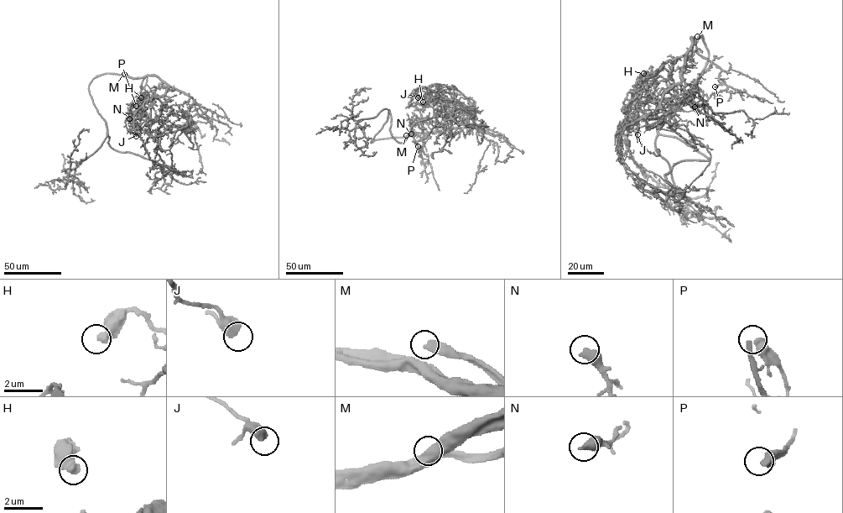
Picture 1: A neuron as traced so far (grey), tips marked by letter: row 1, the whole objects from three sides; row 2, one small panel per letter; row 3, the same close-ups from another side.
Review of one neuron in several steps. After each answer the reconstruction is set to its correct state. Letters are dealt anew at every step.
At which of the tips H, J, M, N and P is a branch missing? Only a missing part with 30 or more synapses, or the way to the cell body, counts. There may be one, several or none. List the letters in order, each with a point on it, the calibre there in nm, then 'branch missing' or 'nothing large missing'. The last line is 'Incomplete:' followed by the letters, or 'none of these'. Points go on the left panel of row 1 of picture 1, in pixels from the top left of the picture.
H: place (141, 97); calibre 480 nm; nothing large missing
J: place (136, 136); calibre 550 nm; nothing large missing
M: place (124, 74); calibre 240 nm; branch missing
N: place (129, 118); calibre 500 nm; nothing large missing
P: place (136, 106); calibre 480 nm; nothing large missing
Incomplete: M

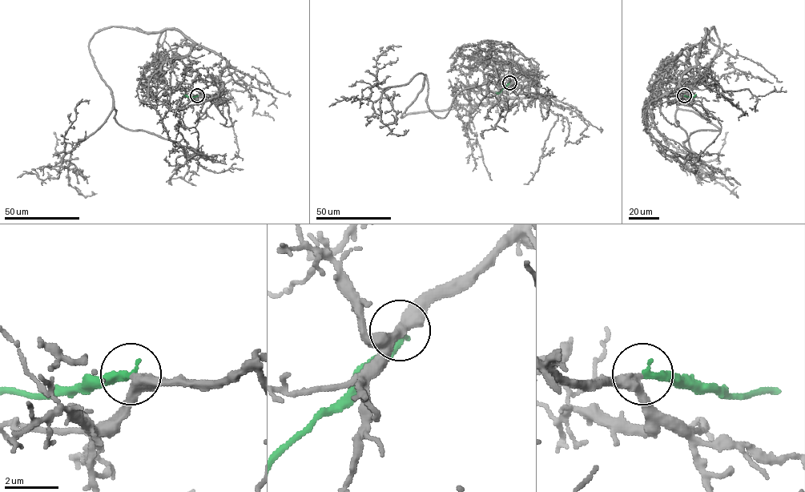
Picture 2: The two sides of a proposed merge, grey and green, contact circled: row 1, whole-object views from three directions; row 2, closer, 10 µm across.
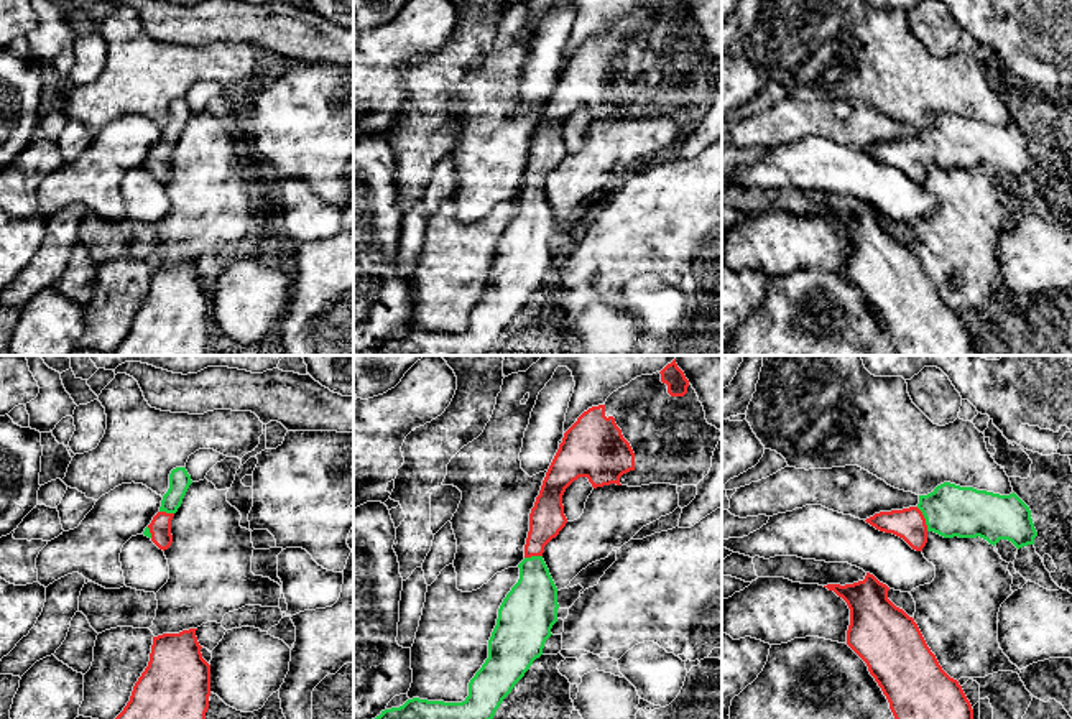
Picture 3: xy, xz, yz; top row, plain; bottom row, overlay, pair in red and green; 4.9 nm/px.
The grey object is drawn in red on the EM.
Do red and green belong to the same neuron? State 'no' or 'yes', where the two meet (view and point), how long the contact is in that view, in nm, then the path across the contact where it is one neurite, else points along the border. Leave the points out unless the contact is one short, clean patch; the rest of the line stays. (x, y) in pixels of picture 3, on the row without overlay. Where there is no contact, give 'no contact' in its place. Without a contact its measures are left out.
yes; meets red in yz at (924, 150); contact 130 nm long; runs through yz (908, 155), (924, 150), (934, 143), (951, 142)

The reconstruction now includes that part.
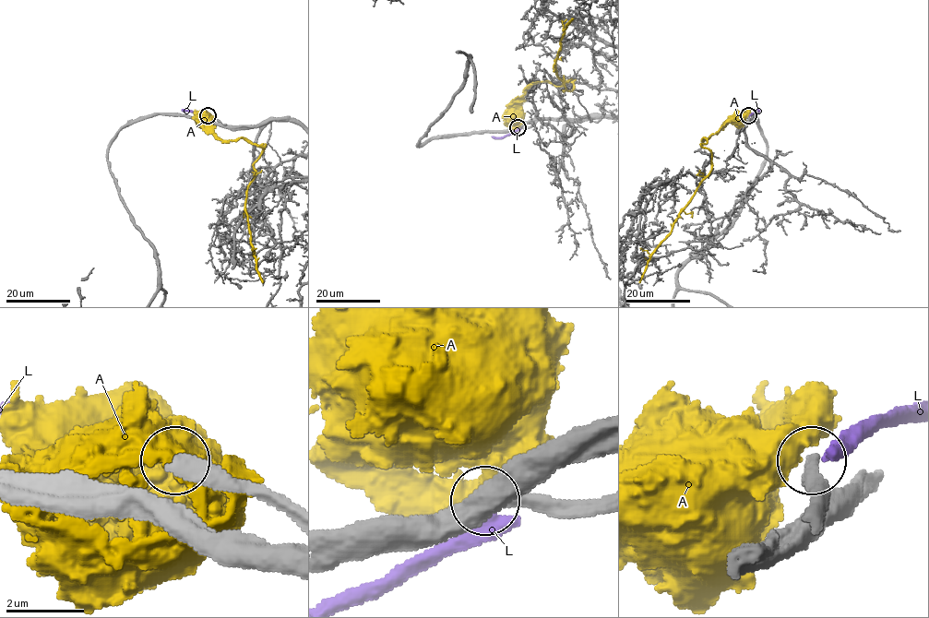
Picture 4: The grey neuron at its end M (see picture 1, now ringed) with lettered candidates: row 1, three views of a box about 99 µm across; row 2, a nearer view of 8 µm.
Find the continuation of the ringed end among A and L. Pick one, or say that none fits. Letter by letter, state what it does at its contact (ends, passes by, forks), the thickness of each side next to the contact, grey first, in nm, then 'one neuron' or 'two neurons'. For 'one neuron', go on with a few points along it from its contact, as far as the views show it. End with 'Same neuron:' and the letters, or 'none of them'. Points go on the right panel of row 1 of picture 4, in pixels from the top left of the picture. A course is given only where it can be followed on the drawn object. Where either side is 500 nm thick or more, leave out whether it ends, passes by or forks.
A: 300 nm thick on the grey side, 550 nm on the other; two neurons
L: it ends there; 300 nm thick on the grey side, 480 nm on the other; two neurons
Same neuron: none of them

